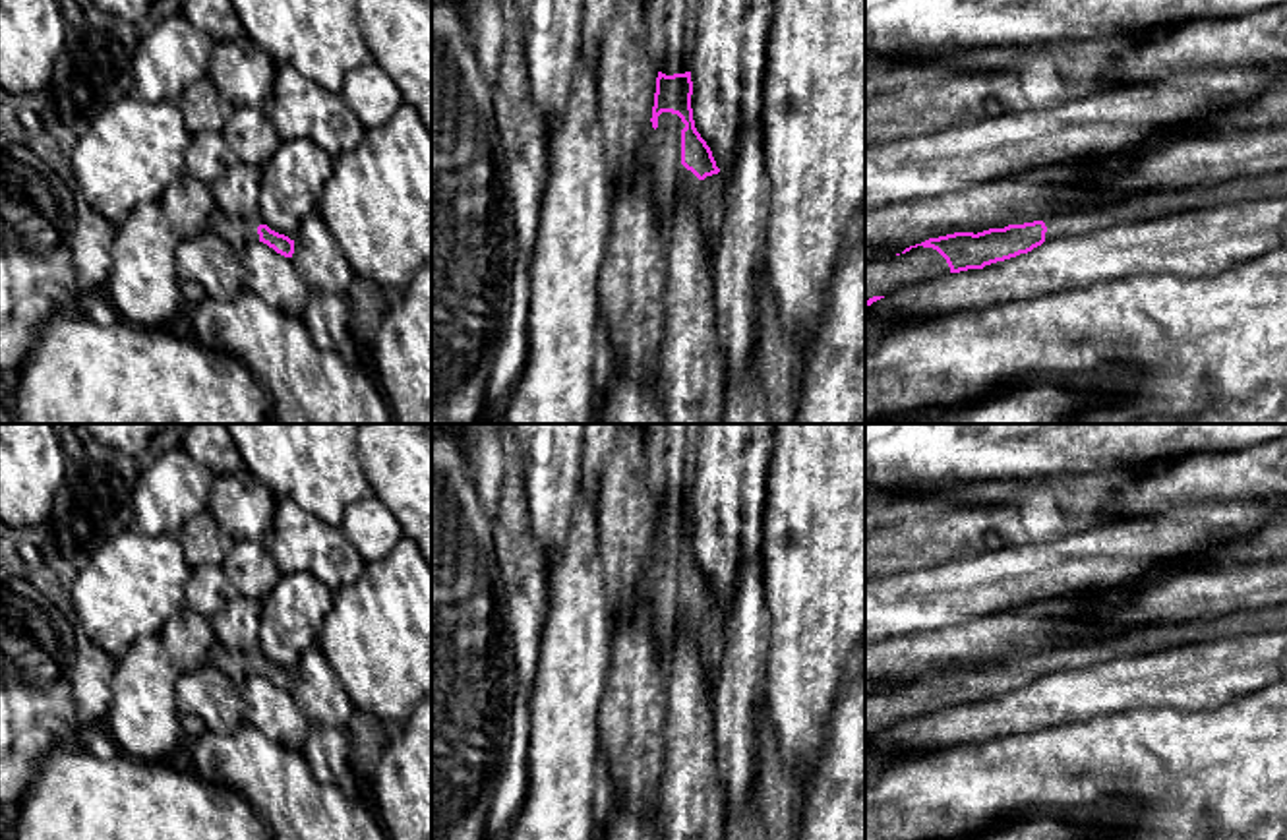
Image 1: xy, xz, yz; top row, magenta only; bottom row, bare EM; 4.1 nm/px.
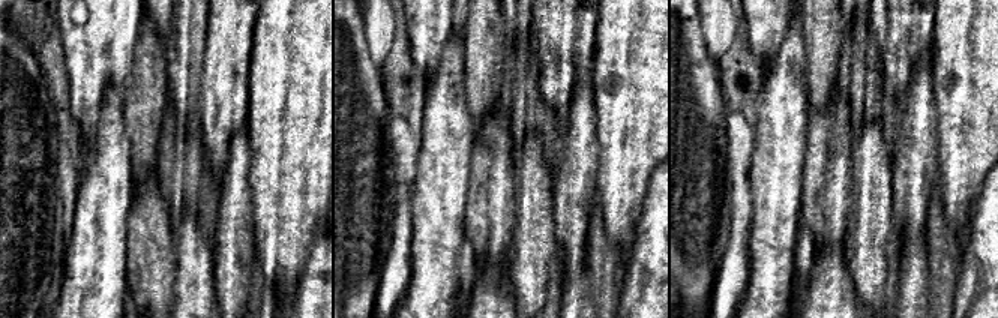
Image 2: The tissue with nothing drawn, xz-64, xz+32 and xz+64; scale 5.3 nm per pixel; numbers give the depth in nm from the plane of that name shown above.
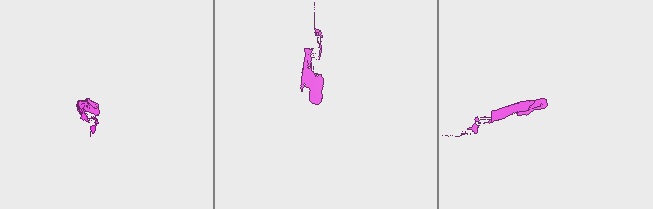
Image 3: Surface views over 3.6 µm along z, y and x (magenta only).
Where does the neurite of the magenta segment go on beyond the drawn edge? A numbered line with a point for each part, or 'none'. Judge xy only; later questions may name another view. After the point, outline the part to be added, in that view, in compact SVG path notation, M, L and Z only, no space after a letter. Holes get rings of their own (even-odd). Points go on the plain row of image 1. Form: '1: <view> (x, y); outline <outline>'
1: xy (239, 664); outline M215 641L209 650L209 664L221 670L242 691L252 675L259 675L257 660L265 658L257 650L230 650L223 643Z

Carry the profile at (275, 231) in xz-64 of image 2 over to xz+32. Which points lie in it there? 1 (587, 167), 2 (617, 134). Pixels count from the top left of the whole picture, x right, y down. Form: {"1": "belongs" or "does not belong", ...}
{"1": "does not belong", "2": "belongs"}

